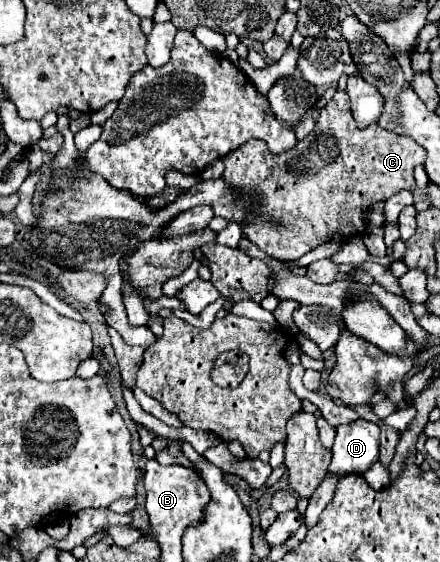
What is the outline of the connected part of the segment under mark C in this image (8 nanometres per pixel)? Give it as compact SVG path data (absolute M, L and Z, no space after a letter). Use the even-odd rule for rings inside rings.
M338 90L338 92L334 94L334 98L320 110L320 114L318 114L318 118L316 118L314 130L312 130L304 140L296 142L296 146L294 146L292 150L286 150L286 152L282 152L282 154L276 154L276 152L270 152L270 150L268 150L266 142L262 142L262 140L248 140L242 148L234 150L234 154L228 154L224 178L226 178L226 182L232 184L234 188L246 186L246 188L250 188L250 190L260 190L260 192L262 192L260 204L252 204L252 206L256 206L256 214L252 214L252 218L248 218L248 222L242 226L242 234L244 234L250 242L254 242L258 248L262 248L270 258L276 258L276 260L282 260L282 262L294 262L294 260L298 260L300 256L304 256L306 252L310 252L312 248L324 244L324 238L328 238L328 234L336 234L336 232L338 232L338 234L344 234L346 238L364 236L364 232L366 232L366 220L364 220L364 216L368 214L370 206L376 204L376 202L380 202L380 200L390 198L392 194L396 194L396 192L400 192L400 190L404 190L404 188L406 188L406 190L414 190L414 188L416 188L416 182L414 182L414 168L416 168L418 164L422 164L422 162L424 162L424 148L422 148L420 144L412 142L412 138L404 138L404 136L392 134L392 132L388 132L388 130L384 130L384 128L380 128L380 126L374 126L374 124L368 126L368 128L364 128L364 130L356 128L356 122L354 122L354 118L352 118L352 112L350 112L350 106L348 106L348 96L346 96L346 92Z

